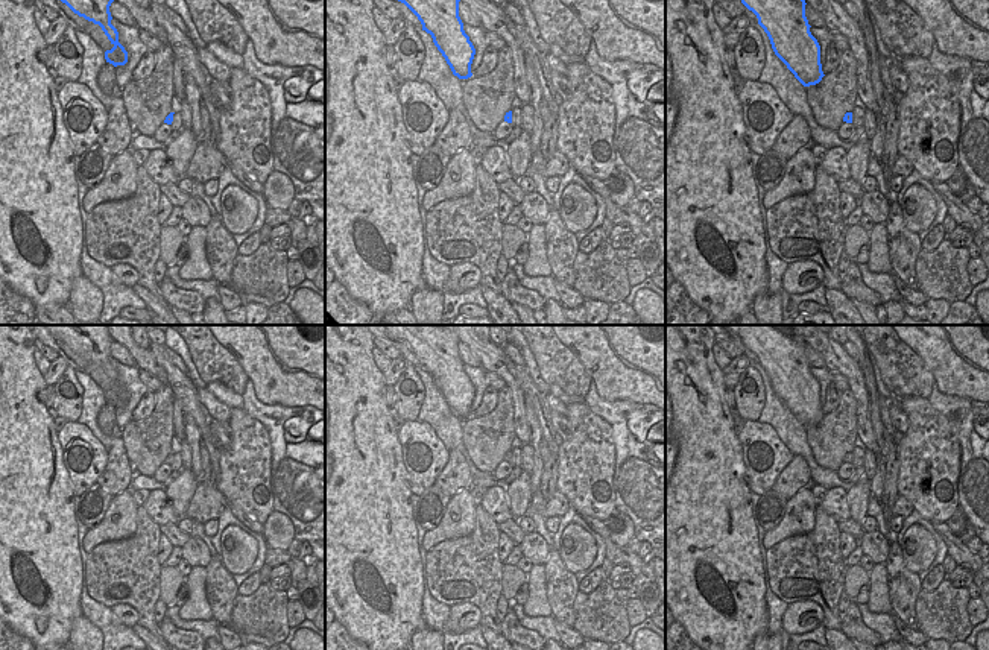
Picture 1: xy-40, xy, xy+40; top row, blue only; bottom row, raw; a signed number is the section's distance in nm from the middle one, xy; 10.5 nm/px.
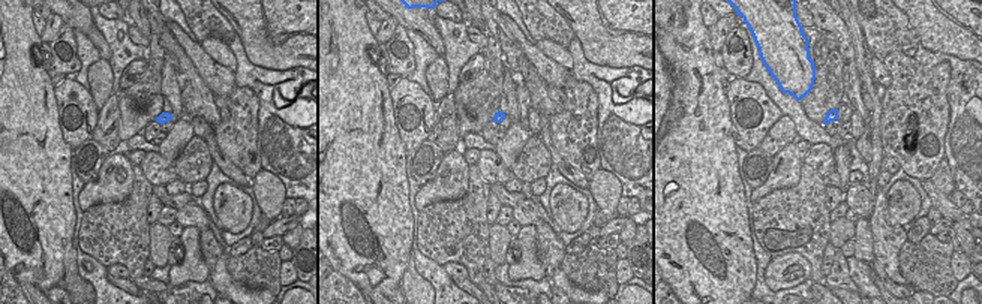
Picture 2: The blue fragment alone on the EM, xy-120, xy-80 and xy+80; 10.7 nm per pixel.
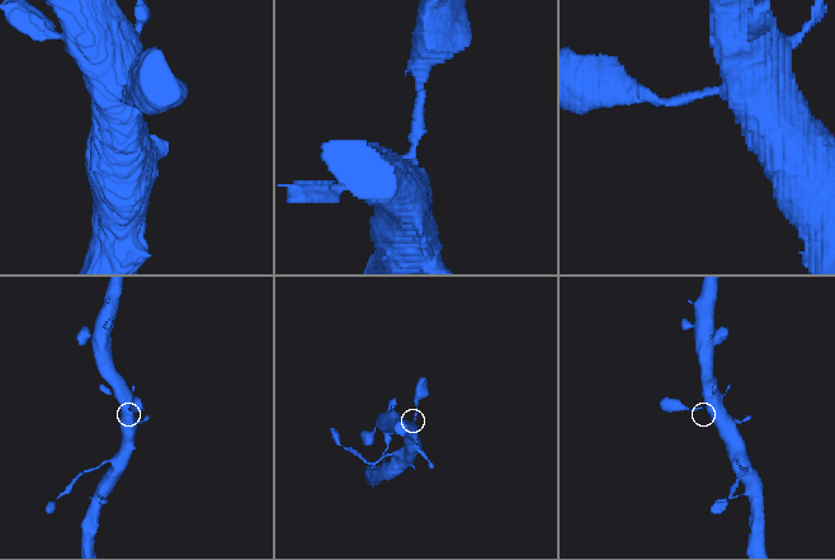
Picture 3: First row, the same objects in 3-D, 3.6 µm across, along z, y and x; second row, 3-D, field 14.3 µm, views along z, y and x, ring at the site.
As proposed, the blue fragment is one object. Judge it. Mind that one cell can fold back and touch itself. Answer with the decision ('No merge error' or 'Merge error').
No merge error.

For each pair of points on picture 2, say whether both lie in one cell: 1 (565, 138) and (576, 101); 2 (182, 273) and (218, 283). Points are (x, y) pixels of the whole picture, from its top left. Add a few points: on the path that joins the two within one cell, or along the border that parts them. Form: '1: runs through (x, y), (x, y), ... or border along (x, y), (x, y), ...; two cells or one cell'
1: runs through (570, 129), (570, 113), (573, 110); one cell
2: border along (210, 271), (207, 279); two cells

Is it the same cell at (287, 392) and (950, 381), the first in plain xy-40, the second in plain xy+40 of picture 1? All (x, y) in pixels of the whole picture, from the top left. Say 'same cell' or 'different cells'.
same cell

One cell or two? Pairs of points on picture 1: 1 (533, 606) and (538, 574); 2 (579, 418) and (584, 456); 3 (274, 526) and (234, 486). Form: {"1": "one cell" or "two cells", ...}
{"1": "one cell", "2": "one cell", "3": "two cells"}

